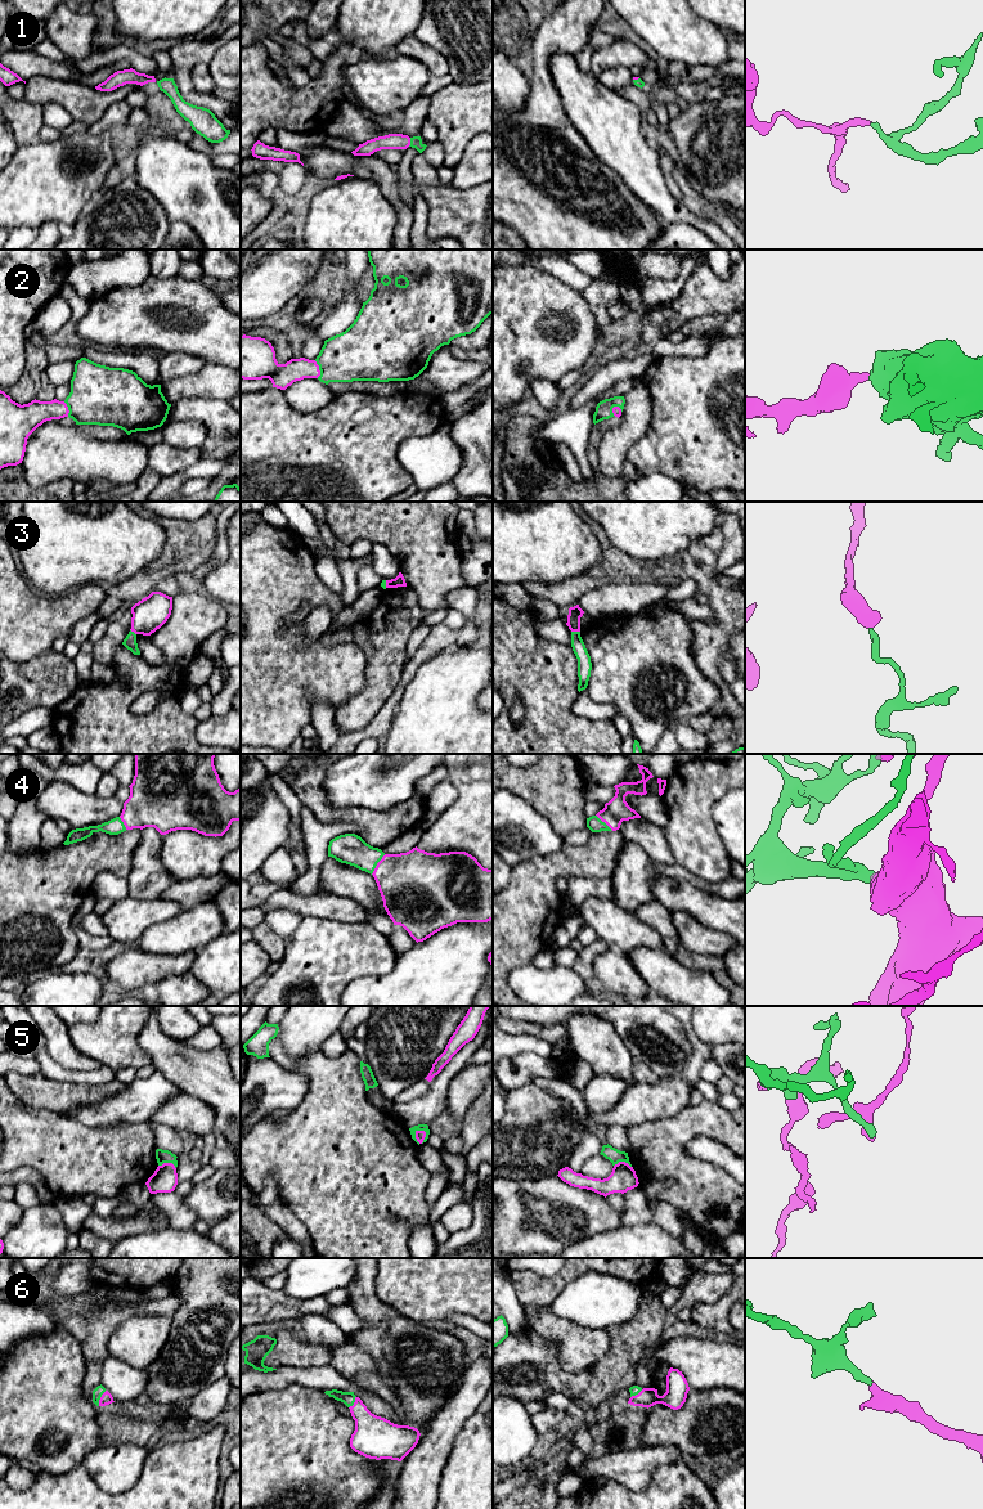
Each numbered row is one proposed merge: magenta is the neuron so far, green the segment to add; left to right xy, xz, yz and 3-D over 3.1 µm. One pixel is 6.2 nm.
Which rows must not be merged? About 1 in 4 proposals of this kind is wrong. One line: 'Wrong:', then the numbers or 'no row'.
Wrong: 3

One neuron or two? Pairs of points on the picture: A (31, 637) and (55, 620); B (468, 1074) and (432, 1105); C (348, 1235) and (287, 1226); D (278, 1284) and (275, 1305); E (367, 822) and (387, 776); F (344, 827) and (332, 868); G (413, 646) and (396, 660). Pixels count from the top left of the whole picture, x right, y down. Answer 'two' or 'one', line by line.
A: one
B: two
C: two
D: two
E: two
F: two
G: two

